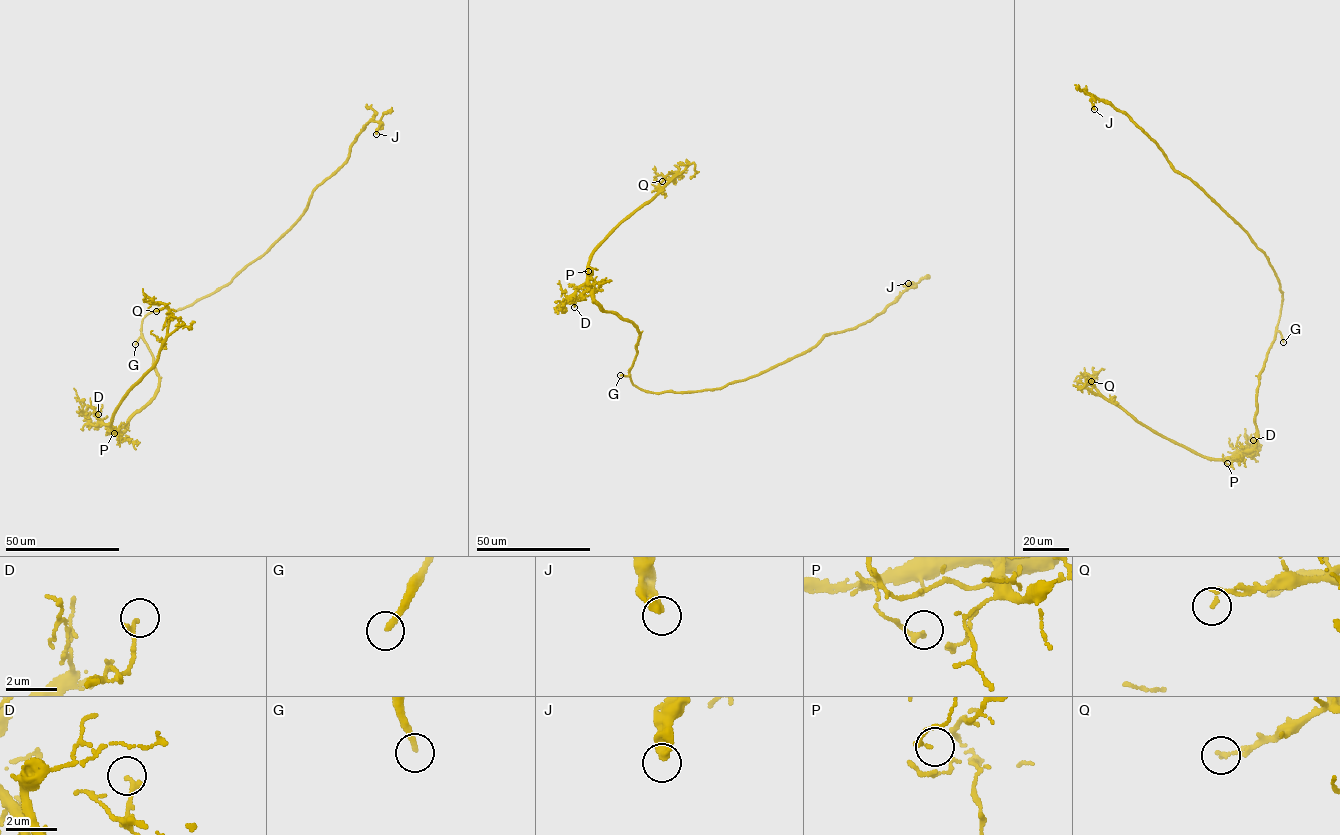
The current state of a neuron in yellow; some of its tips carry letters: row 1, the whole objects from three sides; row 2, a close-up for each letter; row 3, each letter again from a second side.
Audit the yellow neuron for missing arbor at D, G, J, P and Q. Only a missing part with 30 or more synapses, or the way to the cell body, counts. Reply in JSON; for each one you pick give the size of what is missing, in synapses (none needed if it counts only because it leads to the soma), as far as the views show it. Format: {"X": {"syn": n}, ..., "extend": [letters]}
{"extend": ["G"]}

